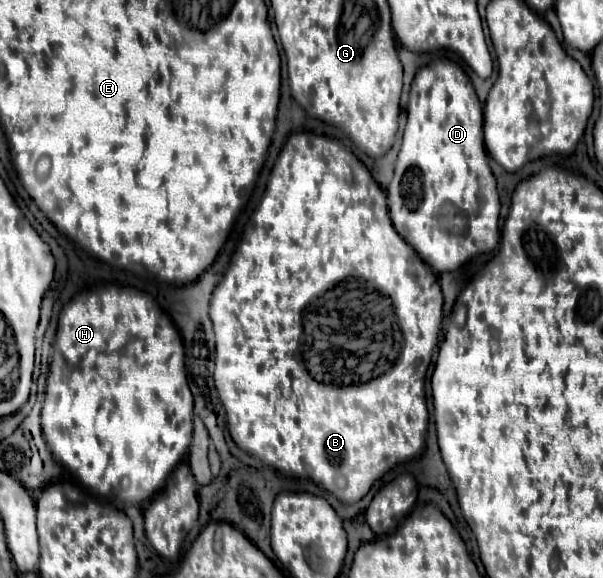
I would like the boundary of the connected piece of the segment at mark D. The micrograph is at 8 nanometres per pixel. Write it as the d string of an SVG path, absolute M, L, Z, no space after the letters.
M446 57L424 65L412 81L408 123L404 129L394 179L388 185L386 193L390 217L396 231L438 273L454 271L474 255L494 251L494 247L498 245L500 197L496 191L496 177L492 177L492 169L488 165L484 149L482 103L464 69Z

